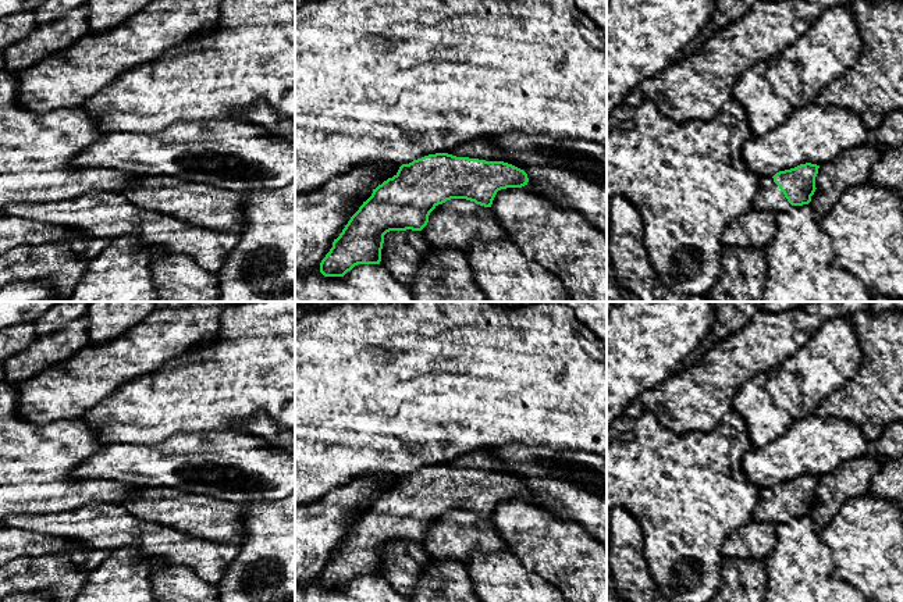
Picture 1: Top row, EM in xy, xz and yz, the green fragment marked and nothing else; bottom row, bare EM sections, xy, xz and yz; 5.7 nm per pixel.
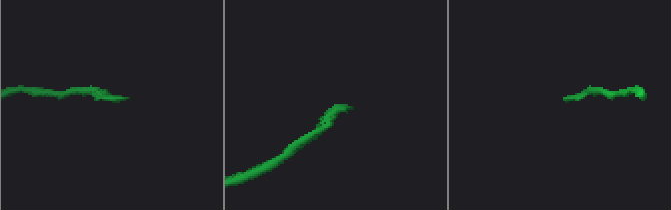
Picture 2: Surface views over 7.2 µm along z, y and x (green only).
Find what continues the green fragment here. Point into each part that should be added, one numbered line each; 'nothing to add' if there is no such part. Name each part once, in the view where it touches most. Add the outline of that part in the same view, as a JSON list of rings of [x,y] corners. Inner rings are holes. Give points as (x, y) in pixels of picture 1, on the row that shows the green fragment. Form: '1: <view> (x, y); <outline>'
1: xz (479, 148); [[[488,136],[476,138],[473,140],[469,140],[468,143],[451,149],[447,153],[456,157],[469,157],[469,158],[479,158],[486,161],[506,163],[502,153],[498,149],[495,149],[493,145],[490,145],[487,142],[487,138]]]

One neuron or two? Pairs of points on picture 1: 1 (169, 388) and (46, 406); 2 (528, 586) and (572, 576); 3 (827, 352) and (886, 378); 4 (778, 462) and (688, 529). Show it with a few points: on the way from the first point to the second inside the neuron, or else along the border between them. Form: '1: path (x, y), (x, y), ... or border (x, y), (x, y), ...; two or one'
1: border (132, 378), (118, 385), (81, 417); two
2: border (521, 562), (529, 570), (557, 587); two
3: border (857, 335), (863, 352), (860, 369), (836, 389); two
4: border (747, 449), (742, 460), (742, 470), (760, 488); two

